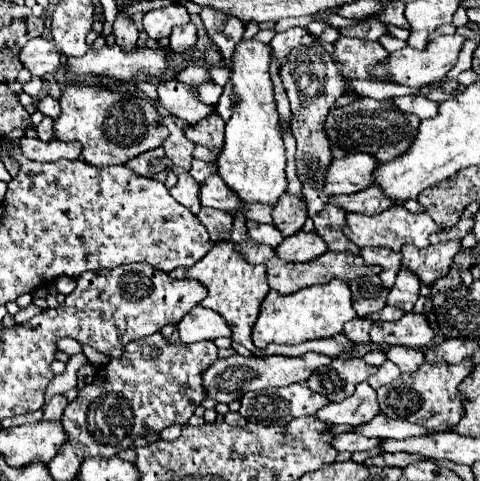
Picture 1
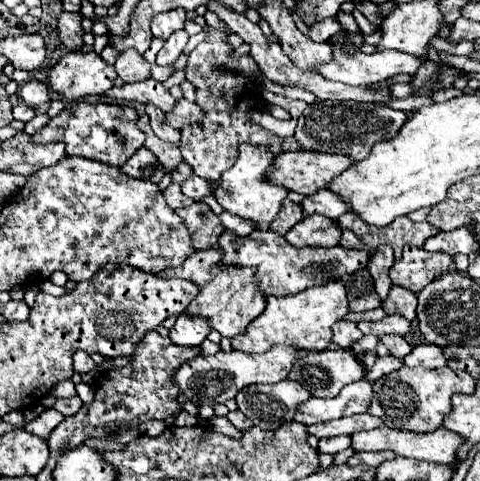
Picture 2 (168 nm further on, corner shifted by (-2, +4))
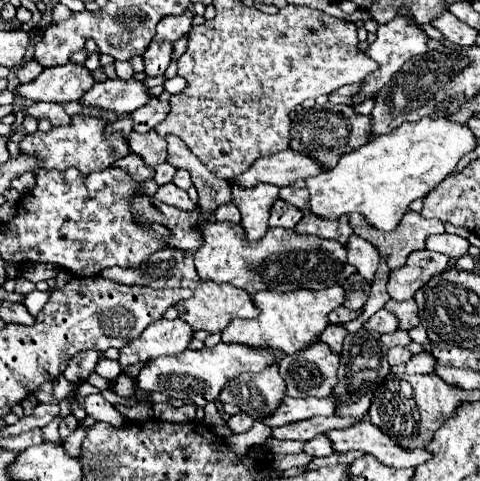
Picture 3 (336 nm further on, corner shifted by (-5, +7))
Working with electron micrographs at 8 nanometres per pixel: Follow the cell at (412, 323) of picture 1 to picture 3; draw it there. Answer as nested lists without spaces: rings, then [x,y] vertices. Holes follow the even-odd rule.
[[[380,309],[378,313],[374,313],[366,323],[364,323],[364,327],[368,329],[368,331],[378,331],[378,333],[392,333],[392,331],[396,331],[398,327],[400,327],[400,323],[398,323],[398,317],[396,315],[392,315],[390,311],[386,311],[386,309]]]

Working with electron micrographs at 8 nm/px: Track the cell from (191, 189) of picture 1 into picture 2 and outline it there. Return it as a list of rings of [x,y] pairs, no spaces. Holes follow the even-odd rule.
[[[169,184],[165,190],[163,190],[163,196],[165,196],[165,202],[169,208],[187,208],[189,204],[193,204],[193,200],[189,200],[183,192],[181,192],[181,186],[179,184]]]

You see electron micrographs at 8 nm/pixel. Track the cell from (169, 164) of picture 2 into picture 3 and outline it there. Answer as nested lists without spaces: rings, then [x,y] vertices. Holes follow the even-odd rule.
[[[124,117],[124,119],[118,119],[118,121],[110,123],[108,131],[124,131],[124,135],[128,139],[128,145],[130,145],[130,151],[138,153],[146,161],[146,165],[150,165],[150,167],[156,167],[156,165],[160,165],[168,159],[166,139],[160,137],[156,131],[148,131],[144,135],[136,133],[132,129],[132,119],[130,117]]]

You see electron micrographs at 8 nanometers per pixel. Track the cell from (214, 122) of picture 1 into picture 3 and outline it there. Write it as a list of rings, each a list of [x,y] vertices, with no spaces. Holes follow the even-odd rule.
[[[152,99],[148,105],[136,109],[132,113],[132,121],[134,121],[134,129],[138,133],[148,133],[150,129],[154,129],[160,121],[164,121],[164,117],[168,115],[168,101],[160,101],[160,99]]]

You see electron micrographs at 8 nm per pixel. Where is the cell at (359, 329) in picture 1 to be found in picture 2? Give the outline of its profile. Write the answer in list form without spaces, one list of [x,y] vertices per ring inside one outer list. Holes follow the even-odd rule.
[[[339,320],[339,322],[333,324],[331,330],[333,330],[331,342],[335,346],[339,346],[339,348],[351,348],[351,344],[363,336],[363,332],[357,328],[355,322],[343,322],[343,320]]]

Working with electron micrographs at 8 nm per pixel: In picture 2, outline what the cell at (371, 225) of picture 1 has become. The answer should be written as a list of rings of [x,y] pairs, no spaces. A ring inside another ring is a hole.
[[[353,212],[341,214],[337,218],[337,224],[345,230],[353,230],[357,234],[359,240],[363,240],[369,248],[379,248],[381,244],[389,244],[395,250],[395,258],[401,258],[401,250],[405,244],[417,246],[421,248],[425,244],[427,238],[439,234],[439,228],[431,226],[429,222],[413,222],[407,216],[399,216],[397,220],[393,220],[393,224],[389,224],[389,228],[373,228],[369,224],[365,224],[363,220],[357,220],[357,216],[353,216]]]

